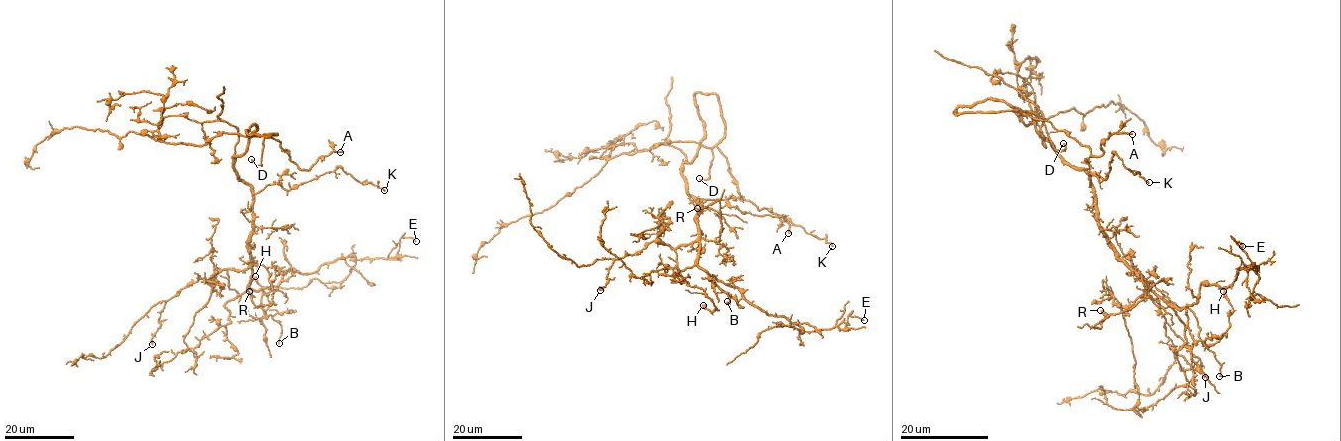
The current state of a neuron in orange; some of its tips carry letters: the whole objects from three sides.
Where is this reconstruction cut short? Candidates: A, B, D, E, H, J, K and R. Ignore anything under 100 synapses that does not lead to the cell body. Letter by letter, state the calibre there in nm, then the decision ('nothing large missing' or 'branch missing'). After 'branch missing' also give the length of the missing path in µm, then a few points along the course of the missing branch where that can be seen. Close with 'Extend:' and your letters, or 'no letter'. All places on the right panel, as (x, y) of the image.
A: 280 nm thick; branch missing; about 45 µm are missing; missing branch runs (1132, 134), (1148, 134), (1161, 145), (1175, 142), (1196, 147), (1206, 143), (1202, 146), (1217, 159), (1217, 167)
B: 150 nm thick; nothing large missing
D: 200 nm thick; branch missing; about 80 µm are missing; missing branch runs (1063, 143), (1041, 87), (1043, 56), (1059, 39), (1050, 54), (1049, 15), (1061, 13)
E: 160 nm thick; nothing large missing
H: 300 nm thick; nothing large missing
J: 240 nm thick; nothing large missing
K: 200 nm thick; nothing large missing
R: 400 nm thick; nothing large missing
Extend: A, D

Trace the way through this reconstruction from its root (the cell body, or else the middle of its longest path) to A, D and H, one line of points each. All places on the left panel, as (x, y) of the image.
A: (243, 182), (234, 157), (247, 150), (252, 135), (280, 142), (301, 170), (340, 152)
D: (243, 182), (234, 168), (234, 157), (247, 150), (247, 139), (252, 135), (264, 134), (261, 165), (251, 159)
H: (243, 182), (253, 195), (250, 264), (227, 269), (228, 288), (260, 319), (269, 301), (255, 276)

